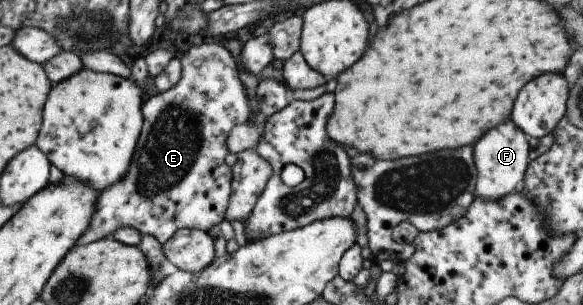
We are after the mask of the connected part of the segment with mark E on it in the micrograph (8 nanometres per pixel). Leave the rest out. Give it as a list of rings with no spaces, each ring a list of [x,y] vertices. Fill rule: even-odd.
[[[187,42],[181,48],[181,54],[180,79],[169,90],[144,99],[141,105],[142,129],[128,169],[118,181],[99,193],[92,219],[76,244],[112,236],[118,228],[134,228],[142,236],[152,236],[163,244],[179,229],[211,233],[212,228],[222,221],[231,192],[231,168],[224,163],[224,156],[229,153],[227,133],[234,124],[247,123],[249,103],[234,58],[220,43]]]

